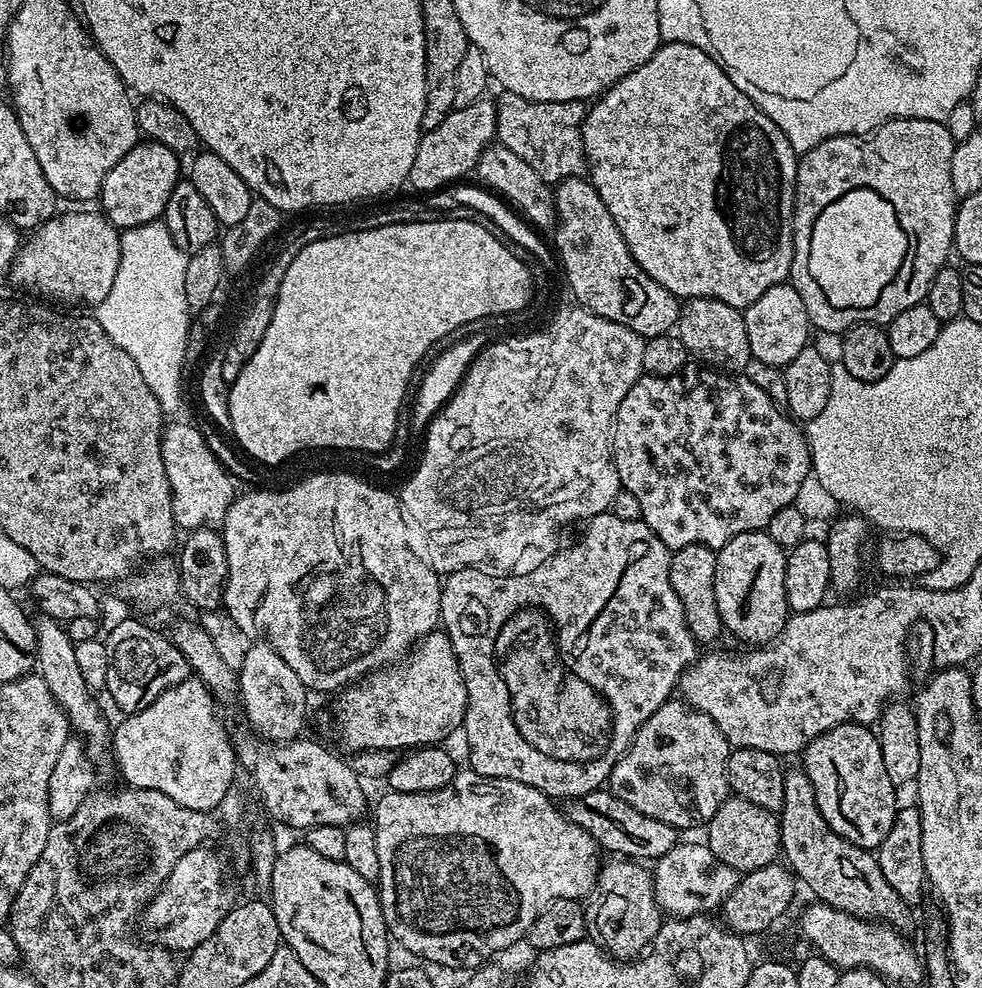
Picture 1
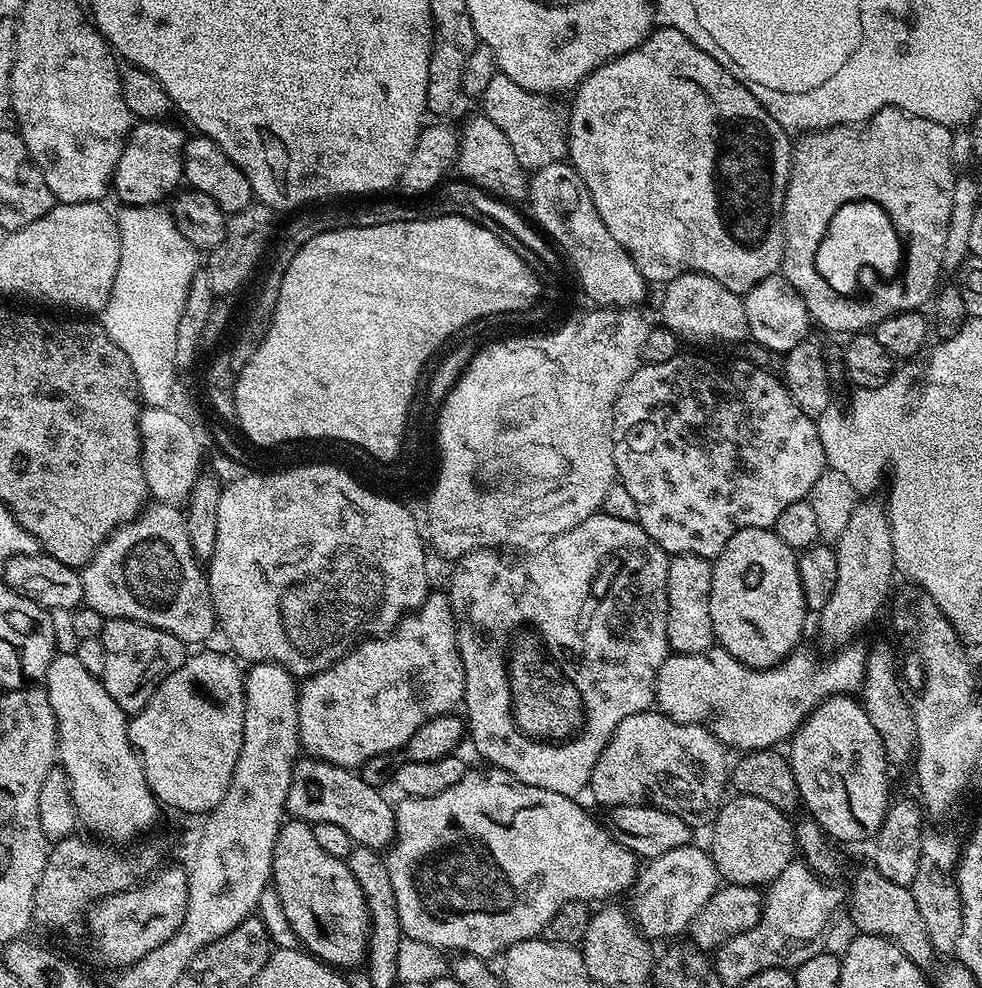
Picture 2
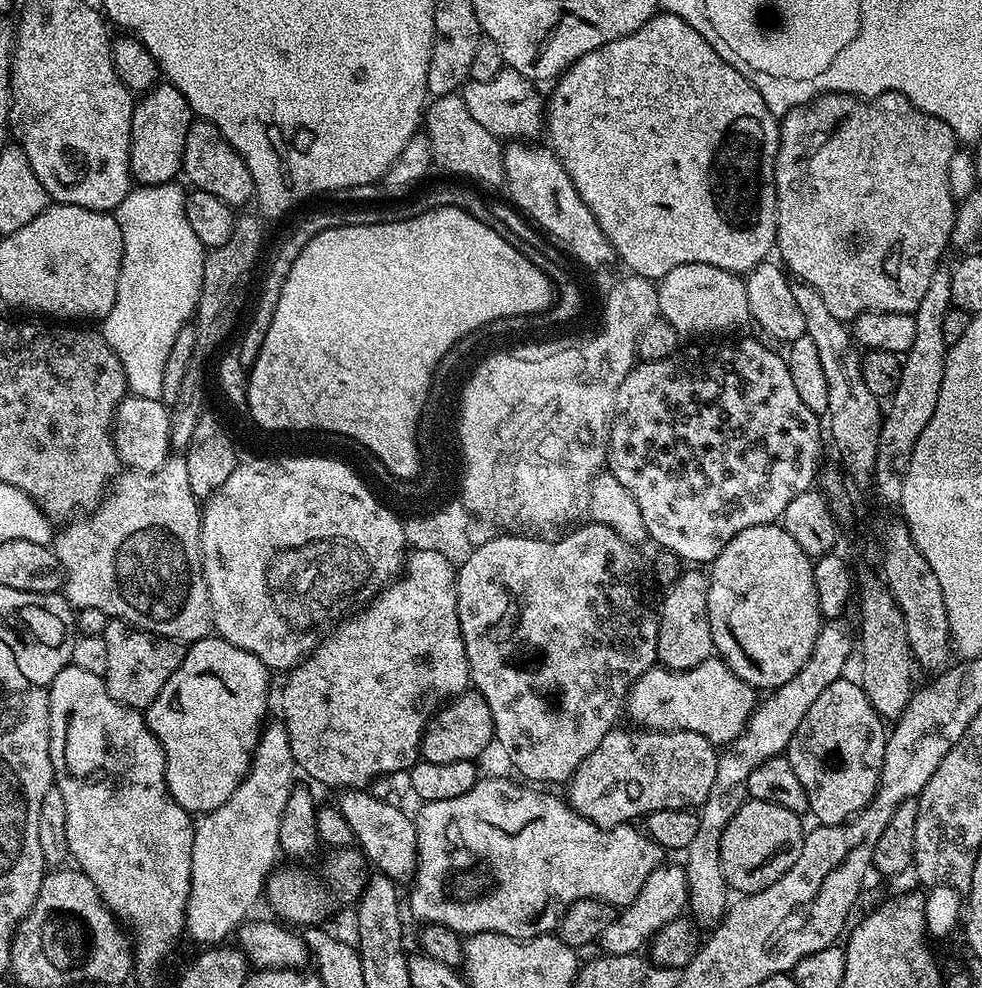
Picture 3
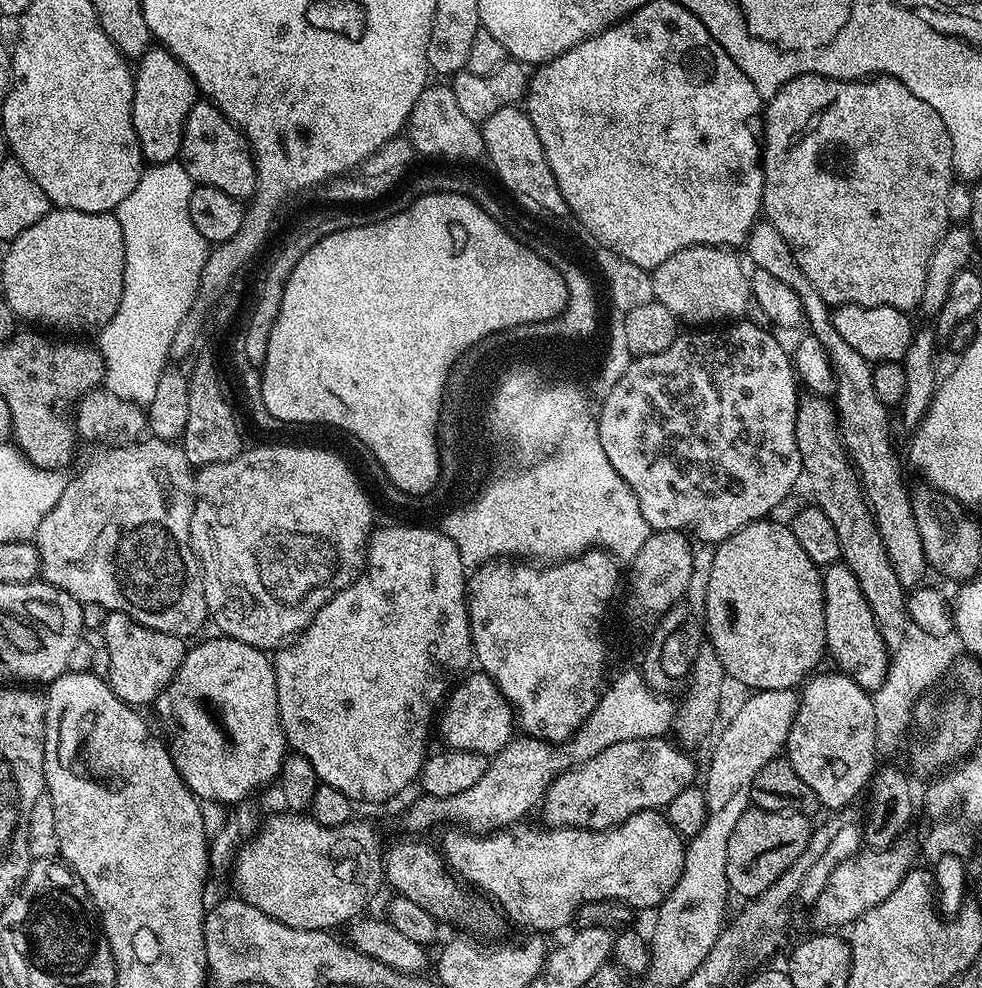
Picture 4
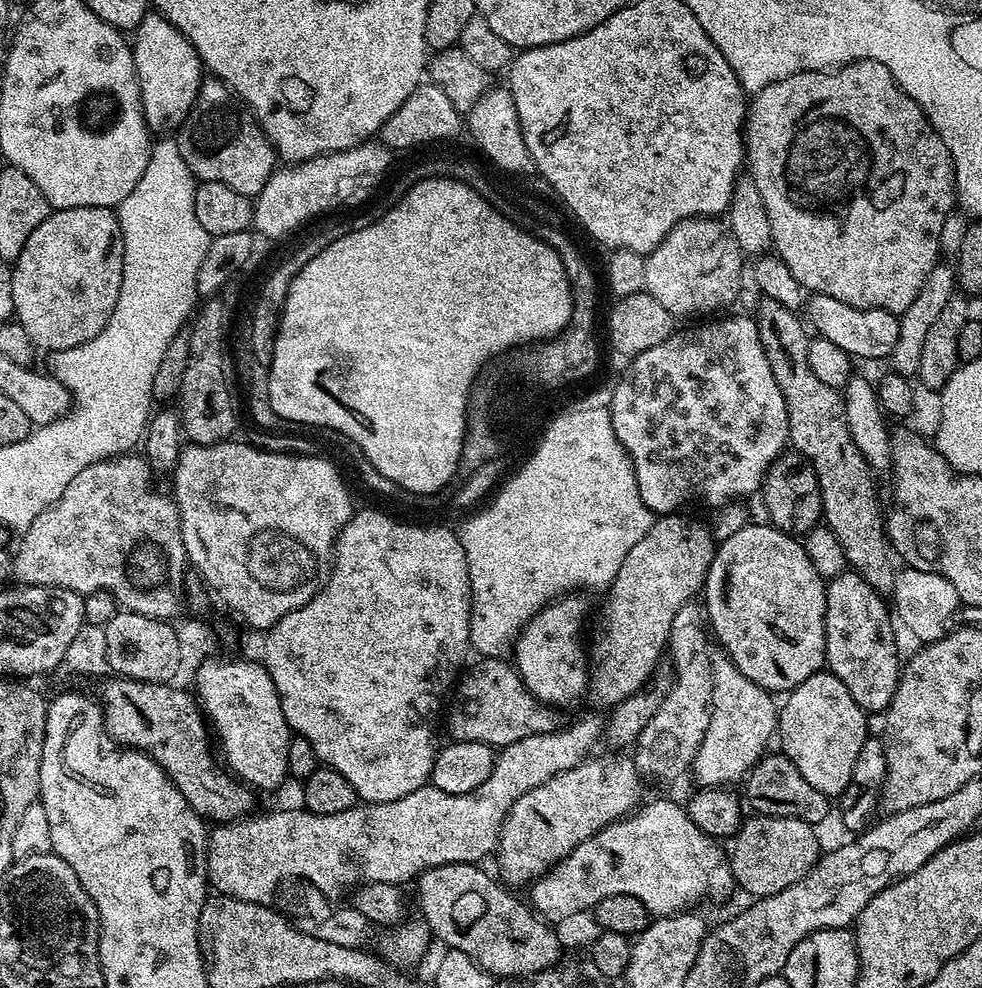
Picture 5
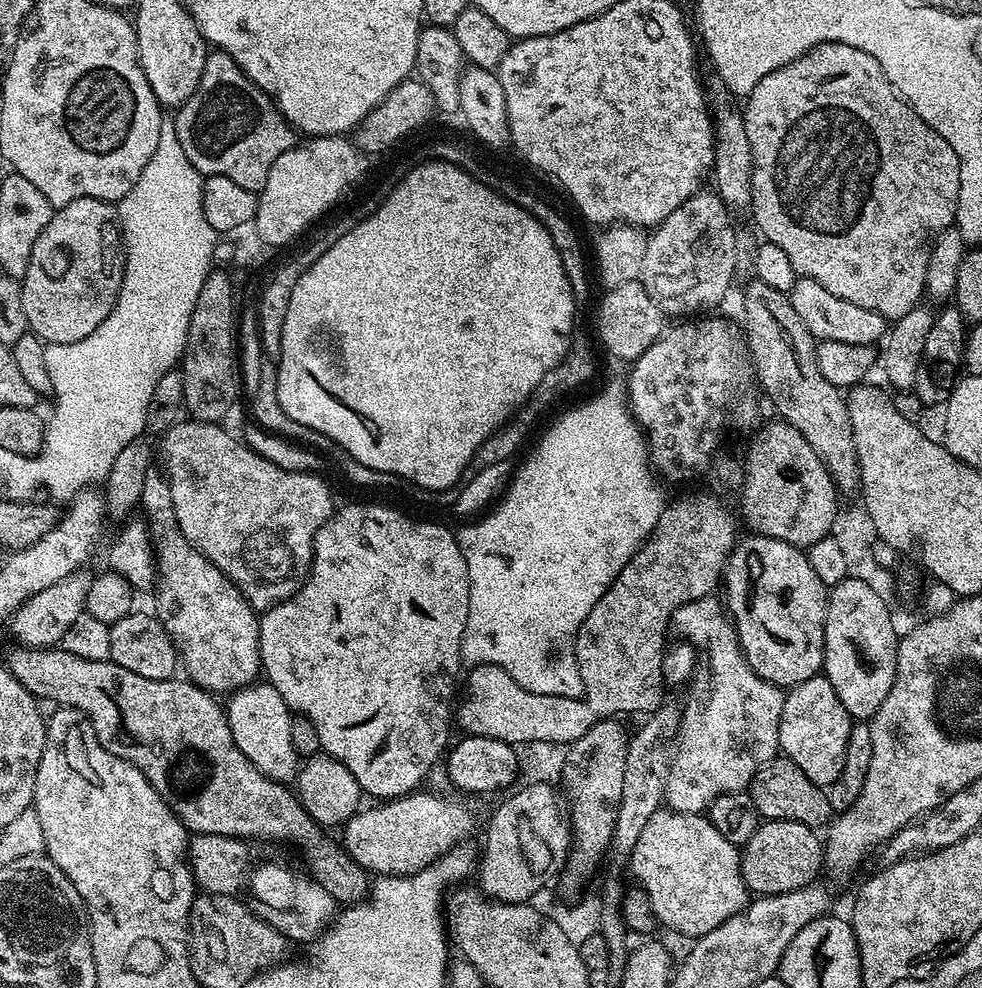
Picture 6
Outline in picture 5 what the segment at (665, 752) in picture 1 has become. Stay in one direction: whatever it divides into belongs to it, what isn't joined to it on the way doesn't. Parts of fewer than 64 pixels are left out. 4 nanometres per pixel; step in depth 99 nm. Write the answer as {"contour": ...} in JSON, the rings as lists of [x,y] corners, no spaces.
{"contour":[[[631,755],[592,759],[585,759],[583,764],[561,776],[552,776],[542,786],[534,786],[534,790],[526,790],[514,802],[500,828],[500,841],[494,853],[499,879],[505,885],[513,889],[531,885],[582,841],[601,832],[607,824],[627,817],[641,803],[642,773]]]}

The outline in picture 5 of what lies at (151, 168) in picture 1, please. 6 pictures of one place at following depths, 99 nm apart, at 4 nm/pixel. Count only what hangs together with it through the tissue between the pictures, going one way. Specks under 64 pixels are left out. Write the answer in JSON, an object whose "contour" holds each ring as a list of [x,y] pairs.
{"contour":[[[149,10],[144,15],[142,22],[134,30],[135,36],[136,41],[133,39],[130,47],[146,126],[152,134],[175,133],[198,98],[206,69],[191,42],[165,16],[155,10]]]}

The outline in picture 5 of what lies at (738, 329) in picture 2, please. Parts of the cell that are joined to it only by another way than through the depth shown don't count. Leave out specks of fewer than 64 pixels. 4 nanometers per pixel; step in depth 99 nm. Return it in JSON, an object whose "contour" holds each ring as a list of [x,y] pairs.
{"contour":[[[691,216],[689,220],[678,222],[661,244],[647,253],[644,291],[658,298],[674,318],[704,318],[707,312],[716,312],[735,301],[739,275],[745,262],[734,234],[723,219]]]}

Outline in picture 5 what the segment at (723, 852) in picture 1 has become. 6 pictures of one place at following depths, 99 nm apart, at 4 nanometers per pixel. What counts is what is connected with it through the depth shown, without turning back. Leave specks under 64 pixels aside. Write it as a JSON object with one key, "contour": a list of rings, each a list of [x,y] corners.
{"contour":[[[752,814],[745,819],[743,827],[736,833],[731,841],[730,867],[732,879],[737,889],[749,892],[749,897],[773,896],[802,879],[808,871],[815,866],[822,855],[820,840],[816,837],[817,829],[813,825],[802,822],[798,818],[786,818],[785,816],[762,816]]]}

